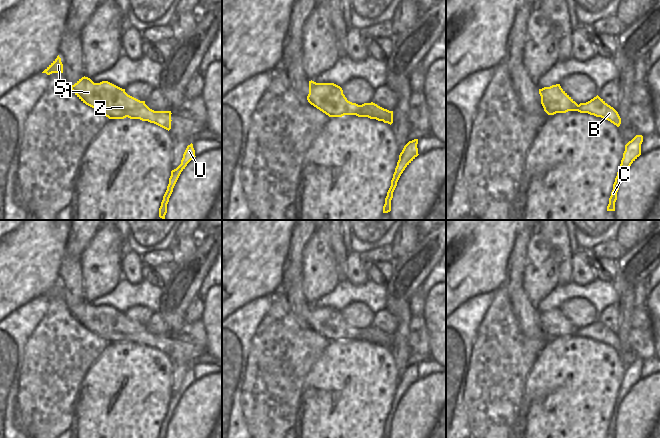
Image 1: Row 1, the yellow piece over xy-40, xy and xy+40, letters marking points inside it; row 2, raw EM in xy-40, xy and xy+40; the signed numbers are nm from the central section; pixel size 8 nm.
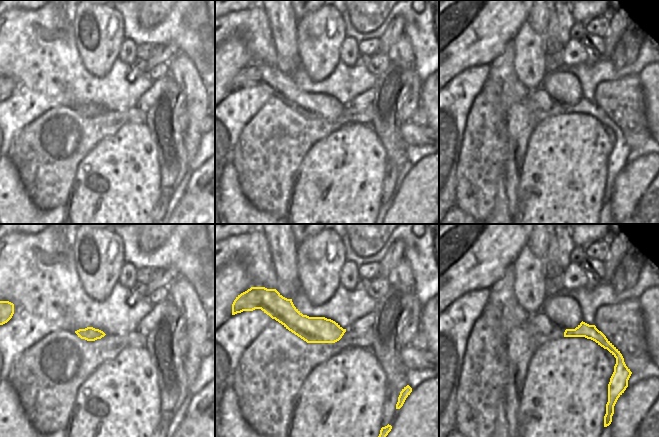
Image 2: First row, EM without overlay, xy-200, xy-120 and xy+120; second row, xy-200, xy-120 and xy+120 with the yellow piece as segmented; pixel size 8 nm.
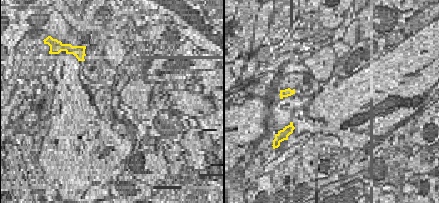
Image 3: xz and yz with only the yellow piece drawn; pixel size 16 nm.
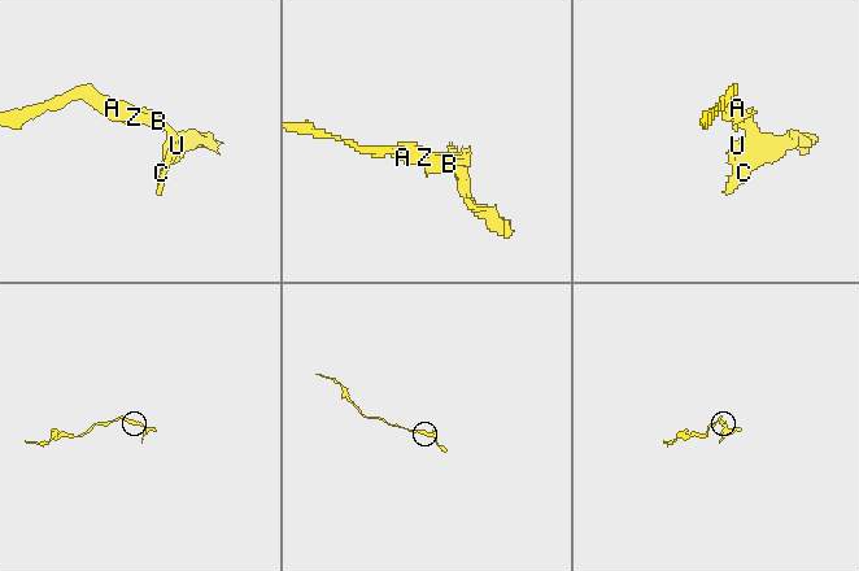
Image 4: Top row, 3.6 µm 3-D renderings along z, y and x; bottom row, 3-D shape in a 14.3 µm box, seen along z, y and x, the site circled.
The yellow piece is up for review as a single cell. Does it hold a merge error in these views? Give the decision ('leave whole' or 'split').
split

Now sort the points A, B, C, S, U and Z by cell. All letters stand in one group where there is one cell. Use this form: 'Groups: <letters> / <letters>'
Groups: A S Z / B C U.

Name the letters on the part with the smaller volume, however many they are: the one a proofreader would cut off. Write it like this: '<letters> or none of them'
B, C, U

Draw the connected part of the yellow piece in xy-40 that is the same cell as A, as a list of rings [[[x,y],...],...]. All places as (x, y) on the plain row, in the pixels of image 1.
[[[82,301],[71,310],[73,317],[86,329],[96,333],[109,343],[140,343],[171,353],[171,335],[154,335],[145,325],[140,325],[108,305],[94,307]]]

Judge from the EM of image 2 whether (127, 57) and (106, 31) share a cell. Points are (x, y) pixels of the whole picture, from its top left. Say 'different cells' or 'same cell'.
different cells

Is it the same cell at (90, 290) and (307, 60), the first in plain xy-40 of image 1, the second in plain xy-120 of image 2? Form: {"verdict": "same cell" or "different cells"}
{"verdict": "same cell"}

